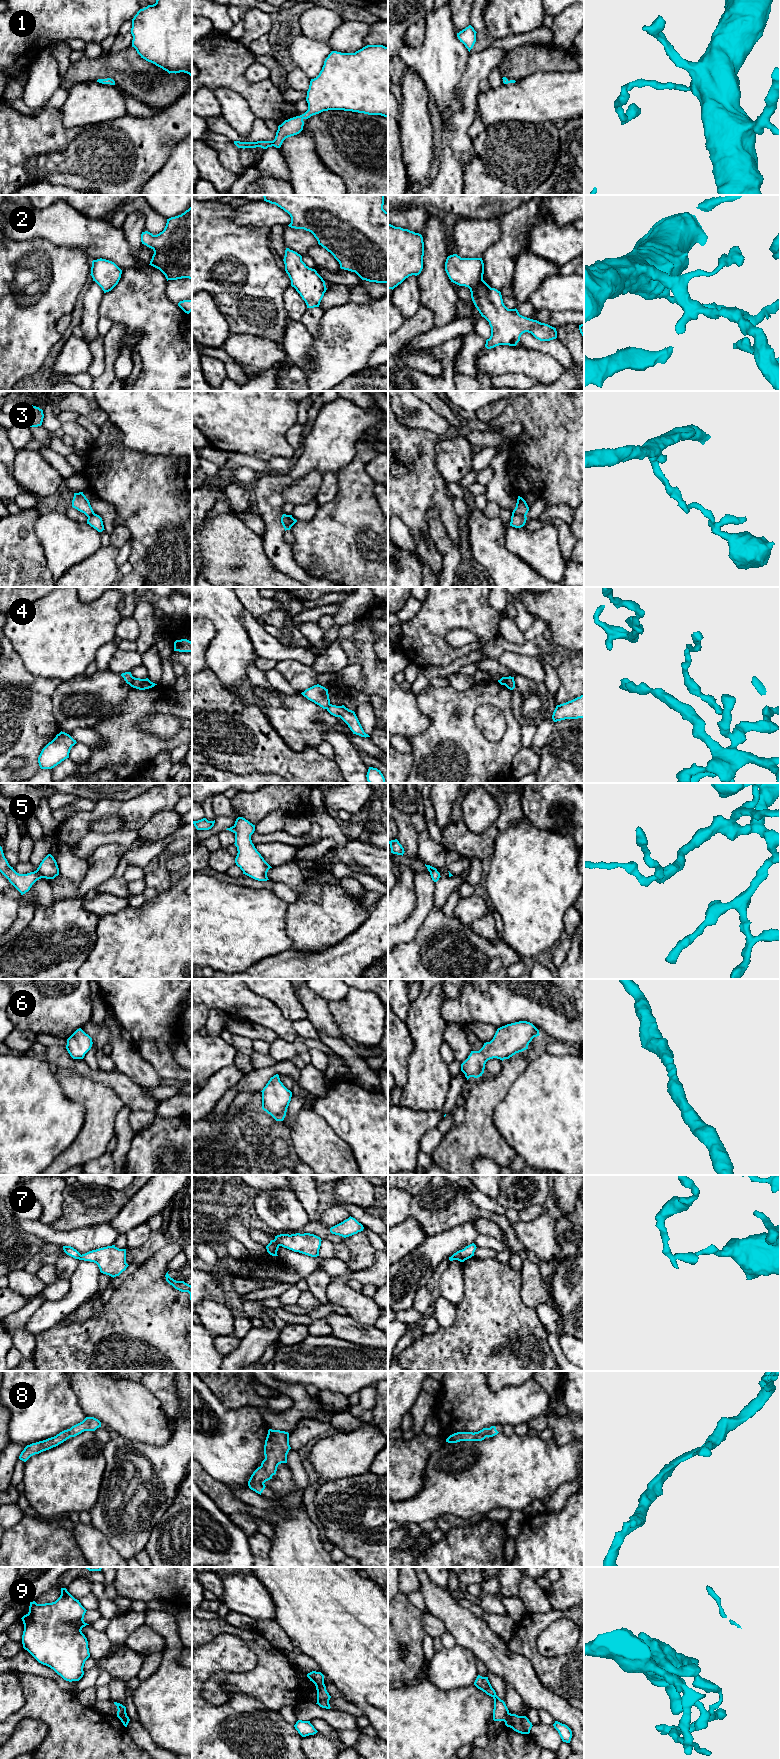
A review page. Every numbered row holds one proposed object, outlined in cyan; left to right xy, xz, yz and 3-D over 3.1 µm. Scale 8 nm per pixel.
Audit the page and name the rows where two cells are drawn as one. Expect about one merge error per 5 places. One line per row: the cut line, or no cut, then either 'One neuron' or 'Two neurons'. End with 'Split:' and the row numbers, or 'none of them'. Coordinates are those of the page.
1: No split. One neuron
2: No split. One neuron
3: Split along yz (512, 513), (525, 516). Two neurons
4: Split along xy (133, 677), (130, 685). Two neurons
5: Split along xy (37, 869), (44, 877). Two neurons
6: No split. One neuron
7: Split along xz (274, 1239), (279, 1245). Two neurons
8: No split. One neuron
9: Split along yz (509, 1713), (504, 1721). Two neurons
Split: 3, 4, 5, 7, 9

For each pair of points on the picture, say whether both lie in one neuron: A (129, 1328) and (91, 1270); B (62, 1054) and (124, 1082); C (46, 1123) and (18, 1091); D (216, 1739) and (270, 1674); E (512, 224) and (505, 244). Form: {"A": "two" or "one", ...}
{"A": "two", "B": "one", "C": "one", "D": "two", "E": "one"}

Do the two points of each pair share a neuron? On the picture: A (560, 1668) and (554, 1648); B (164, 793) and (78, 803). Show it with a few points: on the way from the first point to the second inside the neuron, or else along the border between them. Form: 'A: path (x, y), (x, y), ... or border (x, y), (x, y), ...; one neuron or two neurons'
A: border (536, 1646), (546, 1657), (559, 1657), (573, 1648); two neurons
B: border (97, 801), (90, 810), (79, 811); two neurons

